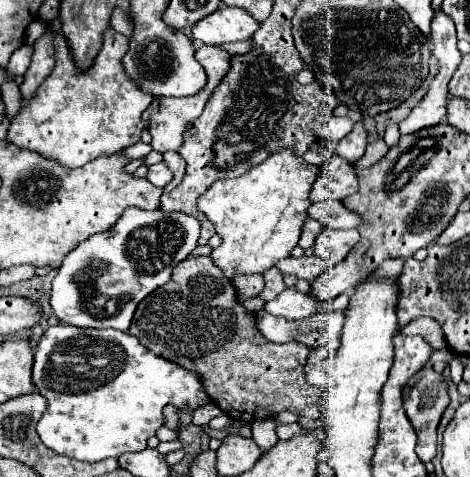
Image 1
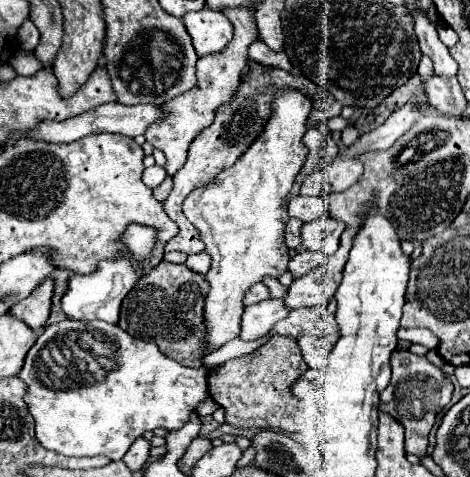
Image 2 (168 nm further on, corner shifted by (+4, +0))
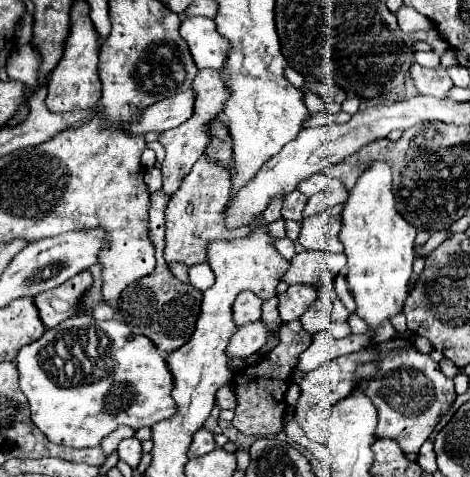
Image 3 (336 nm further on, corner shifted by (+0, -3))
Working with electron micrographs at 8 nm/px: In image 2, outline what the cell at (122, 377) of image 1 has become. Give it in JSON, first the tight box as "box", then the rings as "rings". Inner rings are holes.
{"box":[18,320,208,460],"rings":[[[62,320],[46,326],[44,334],[30,348],[18,376],[28,386],[28,396],[24,400],[36,422],[38,442],[46,450],[78,458],[108,456],[110,460],[122,460],[132,440],[156,428],[182,428],[182,424],[188,422],[188,412],[194,412],[196,404],[208,398],[204,368],[186,368],[164,356],[156,344],[136,340],[120,326],[100,320]]]}

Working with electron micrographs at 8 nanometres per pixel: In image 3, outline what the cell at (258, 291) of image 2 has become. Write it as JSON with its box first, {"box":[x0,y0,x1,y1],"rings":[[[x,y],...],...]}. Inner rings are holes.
{"box":[232,291,262,327],"rings":[[[242,291],[236,301],[232,303],[232,317],[234,317],[234,323],[236,327],[242,327],[244,323],[252,323],[252,321],[258,321],[260,319],[260,305],[262,305],[262,299],[252,293],[252,291]]]}

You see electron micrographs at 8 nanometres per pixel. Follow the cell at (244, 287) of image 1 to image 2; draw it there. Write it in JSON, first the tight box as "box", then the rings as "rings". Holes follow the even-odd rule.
{"box":[262,276,288,298],"rings":[[[266,276],[262,282],[268,286],[268,290],[270,290],[270,296],[272,296],[272,298],[284,298],[284,296],[286,296],[286,292],[288,292],[288,288],[286,288],[286,286],[282,286],[276,278]]]}

